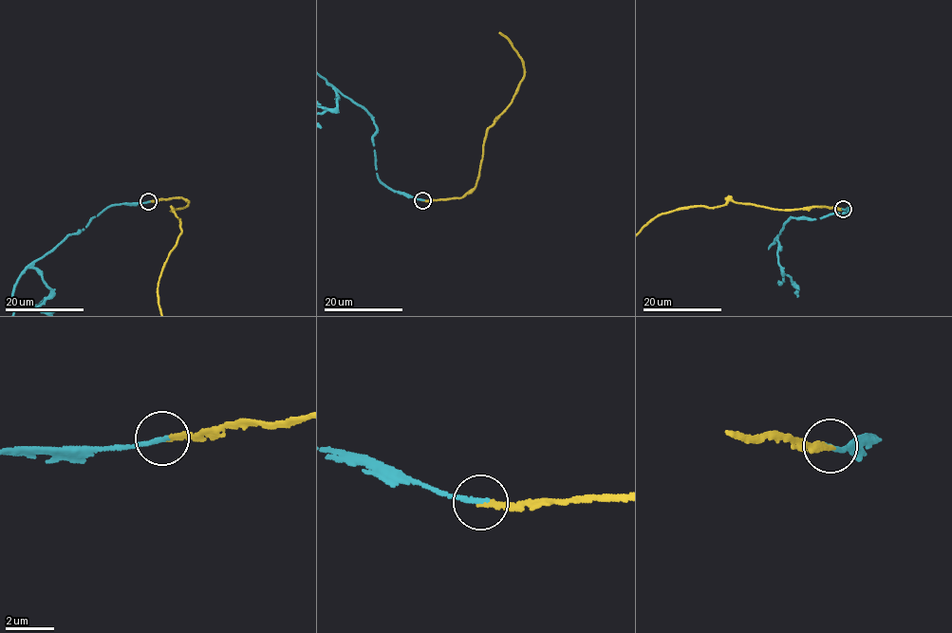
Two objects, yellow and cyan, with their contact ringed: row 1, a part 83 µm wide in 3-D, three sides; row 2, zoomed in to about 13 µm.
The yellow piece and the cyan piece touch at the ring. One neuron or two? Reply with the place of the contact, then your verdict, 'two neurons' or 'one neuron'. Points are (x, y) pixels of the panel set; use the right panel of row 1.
place (843, 209); one neuron

